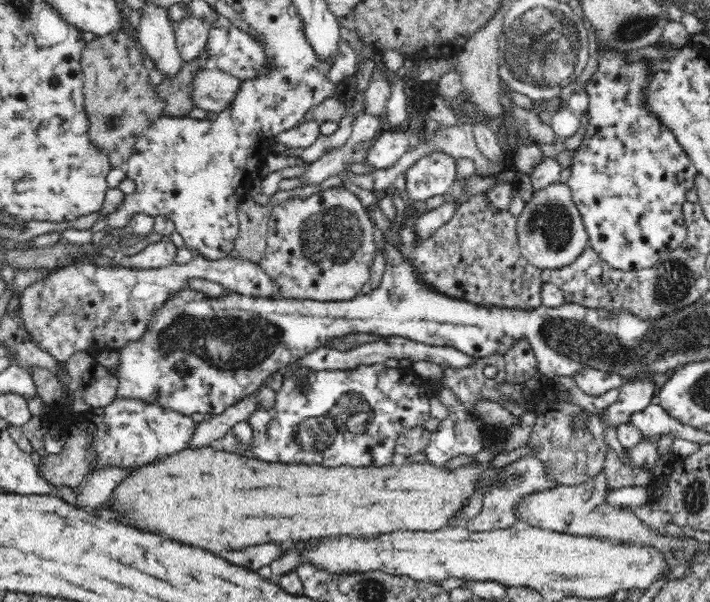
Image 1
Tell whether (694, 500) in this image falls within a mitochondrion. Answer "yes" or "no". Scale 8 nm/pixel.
yes

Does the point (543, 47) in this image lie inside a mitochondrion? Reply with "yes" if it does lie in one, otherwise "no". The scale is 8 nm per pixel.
yes

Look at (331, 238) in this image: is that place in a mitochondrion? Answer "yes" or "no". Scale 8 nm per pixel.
yes

